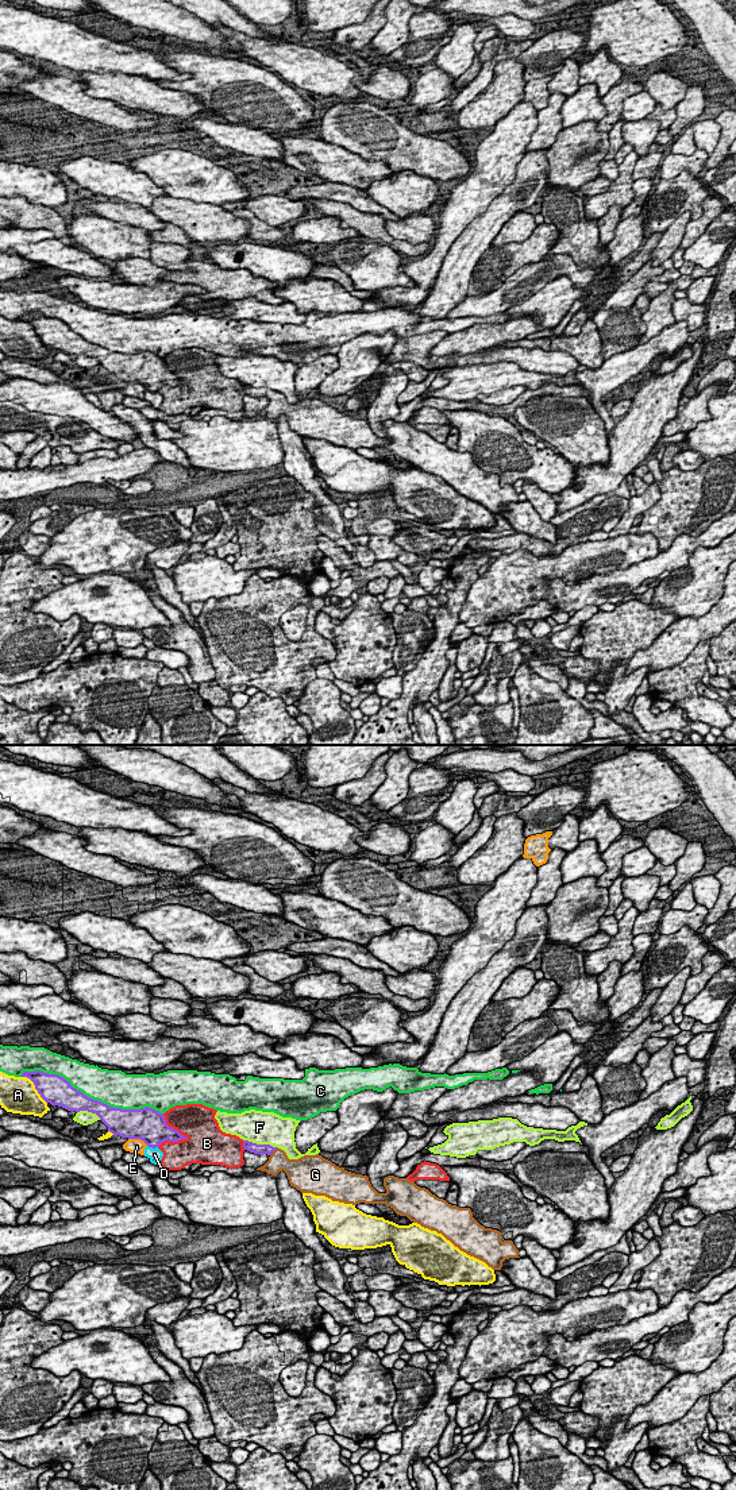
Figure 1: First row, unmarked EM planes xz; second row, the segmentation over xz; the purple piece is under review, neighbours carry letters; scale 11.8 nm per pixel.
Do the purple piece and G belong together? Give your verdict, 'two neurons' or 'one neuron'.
one neuron

